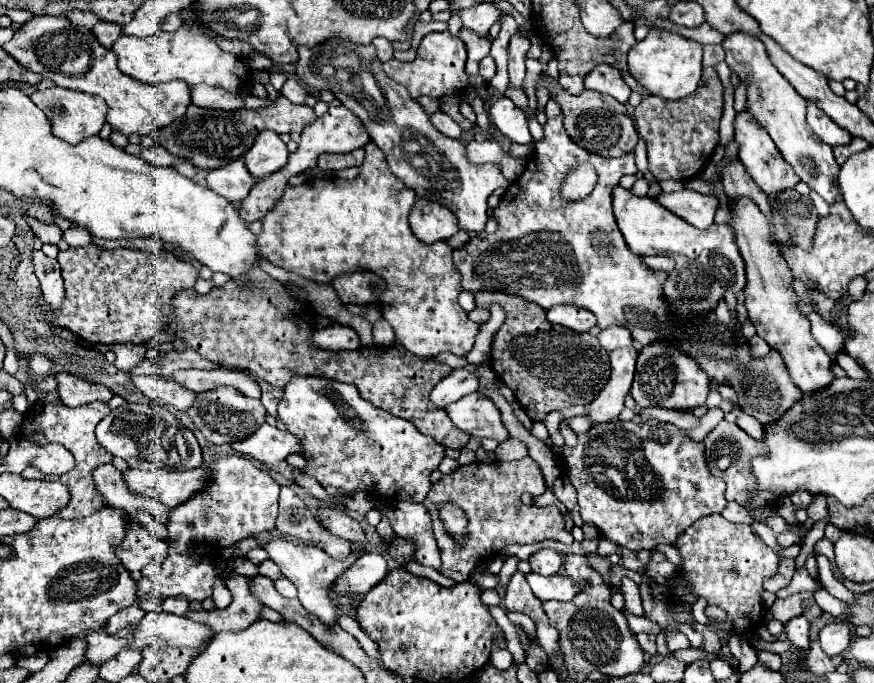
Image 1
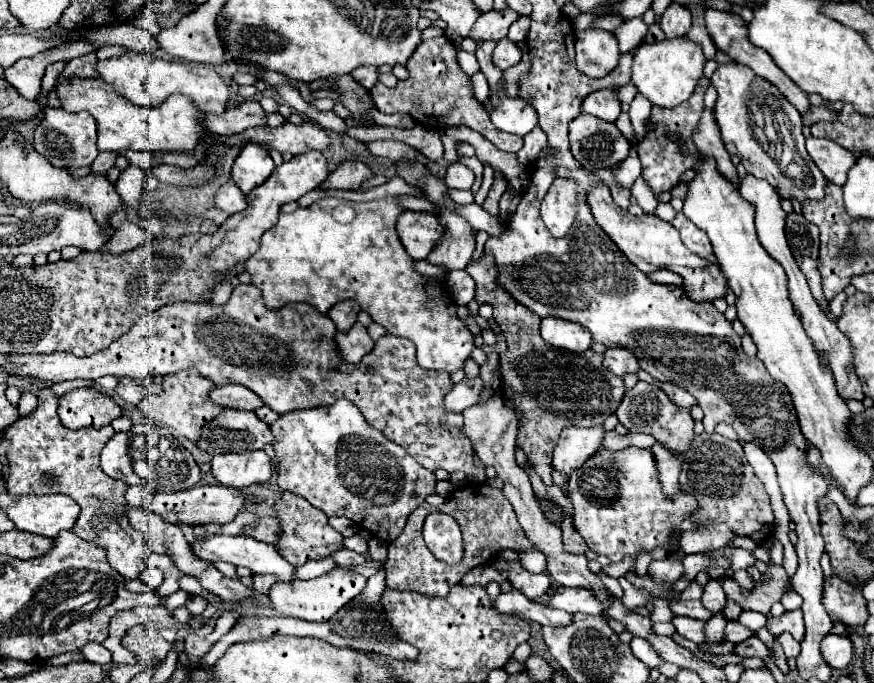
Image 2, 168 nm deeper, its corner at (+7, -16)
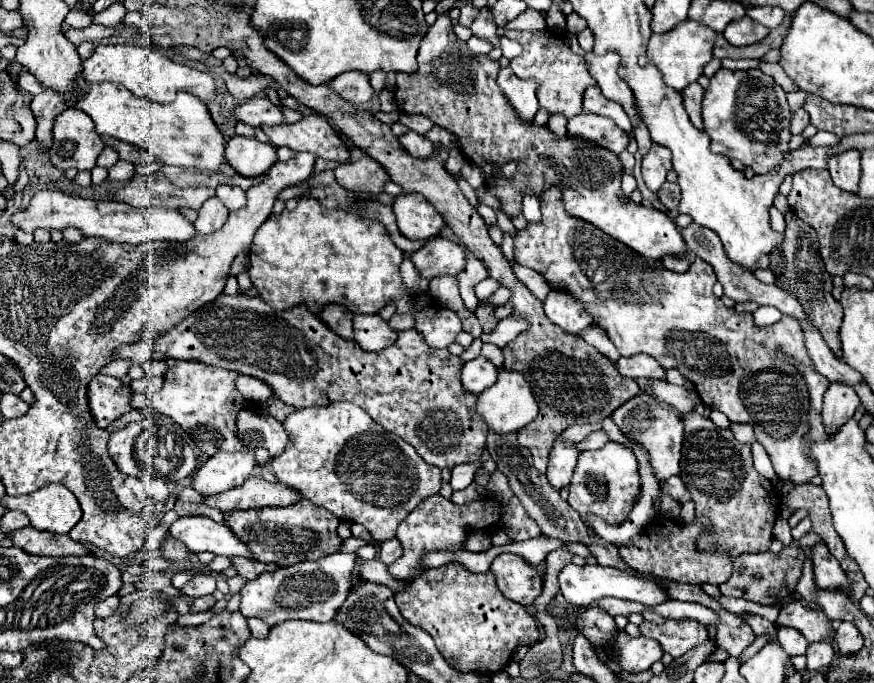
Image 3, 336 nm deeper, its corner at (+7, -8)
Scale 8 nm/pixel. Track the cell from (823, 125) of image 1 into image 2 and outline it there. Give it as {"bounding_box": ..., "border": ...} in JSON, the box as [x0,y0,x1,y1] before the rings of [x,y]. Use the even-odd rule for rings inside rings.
{"bounding_box":[807,136,855,186],"border":[[[815,136],[807,138],[807,152],[811,154],[819,170],[825,172],[829,182],[839,186],[845,184],[847,172],[855,164],[855,158],[851,156],[851,152],[847,152],[843,146],[835,144],[833,140],[815,138]]]}

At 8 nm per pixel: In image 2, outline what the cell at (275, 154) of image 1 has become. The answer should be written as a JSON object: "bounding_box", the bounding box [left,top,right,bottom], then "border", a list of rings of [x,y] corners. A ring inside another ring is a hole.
{"bounding_box":[231,144,275,194],"border":[[[247,144],[233,164],[231,178],[243,194],[249,194],[253,188],[261,186],[273,170],[275,164],[265,148],[261,148],[259,144]]]}

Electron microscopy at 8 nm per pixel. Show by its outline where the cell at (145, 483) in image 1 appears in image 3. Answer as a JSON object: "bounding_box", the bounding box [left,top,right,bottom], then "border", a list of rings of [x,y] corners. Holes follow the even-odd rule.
{"bounding_box":[205,476,303,512],"border":[[[249,476],[243,486],[227,490],[219,496],[205,498],[205,504],[221,512],[247,510],[259,506],[291,506],[303,500],[301,492],[281,482],[267,482],[265,478]]]}

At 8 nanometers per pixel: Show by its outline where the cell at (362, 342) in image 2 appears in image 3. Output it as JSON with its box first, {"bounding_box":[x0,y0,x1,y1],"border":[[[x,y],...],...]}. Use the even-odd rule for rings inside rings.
{"bounding_box":[353,314,397,350],"border":[[[357,314],[353,326],[355,342],[359,342],[363,350],[381,350],[397,340],[397,330],[391,330],[391,326],[377,314],[371,316]]]}

